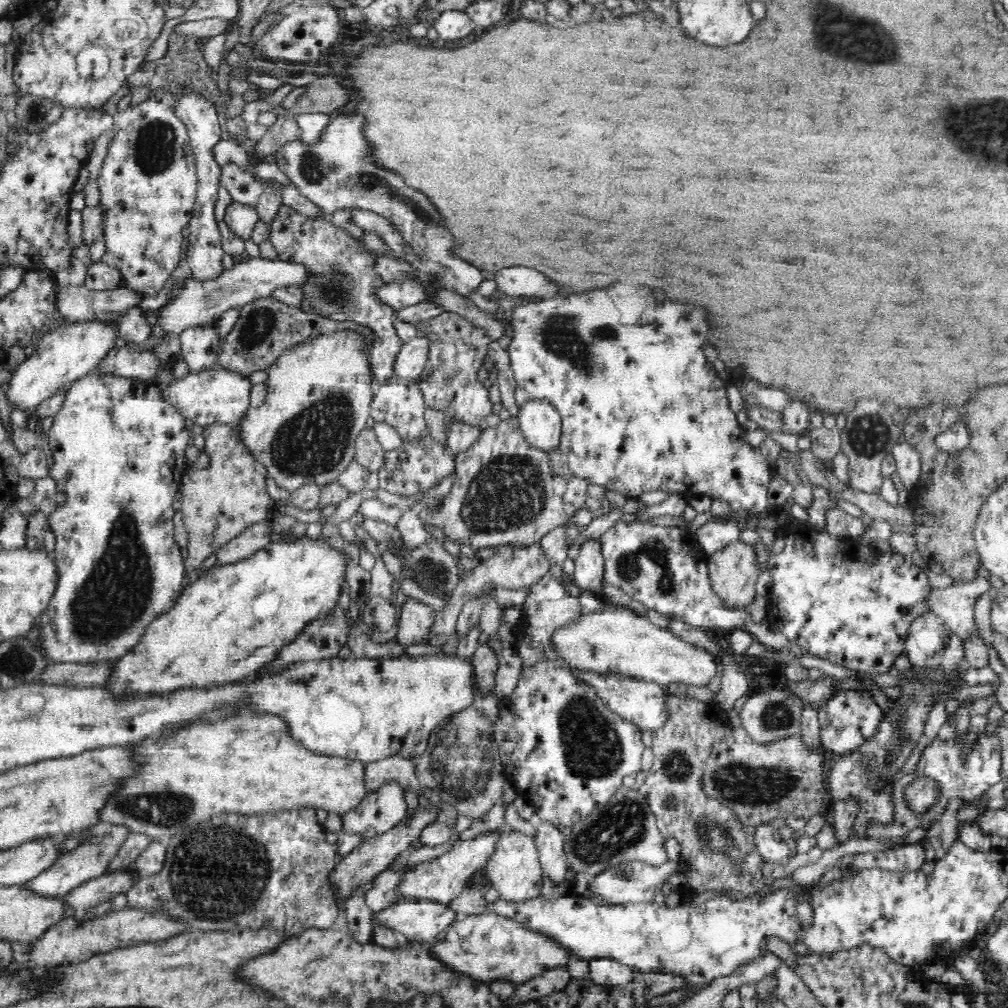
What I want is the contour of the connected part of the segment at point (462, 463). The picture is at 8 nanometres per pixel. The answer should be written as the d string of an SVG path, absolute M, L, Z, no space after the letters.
M517 418L501 421L495 428L483 428L480 439L466 452L455 455L456 479L450 492L444 495L442 501L434 504L434 508L427 506L420 511L419 517L423 524L430 524L440 528L446 540L456 544L468 544L474 550L500 545L528 546L538 543L552 530L567 524L571 516L579 509L585 508L587 498L587 480L572 482L572 502L554 502L552 486L540 486L540 462L544 462L544 451L528 444L522 435Z

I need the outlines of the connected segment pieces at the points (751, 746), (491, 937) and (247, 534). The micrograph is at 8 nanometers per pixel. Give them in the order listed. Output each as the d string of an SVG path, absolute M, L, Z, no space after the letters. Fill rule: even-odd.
M728 728L728 732L712 742L712 748L704 760L704 772L700 776L700 787L706 796L726 805L735 818L745 825L758 827L769 820L778 820L794 815L810 818L828 811L828 795L824 788L824 772L831 760L822 746L817 749L806 749L800 735L794 733L785 739L760 744L752 740L744 729Z
M485 912L455 920L446 931L446 938L432 943L428 954L448 970L481 983L488 984L492 981L525 983L554 966L567 967L571 957L554 940L529 931L526 927L520 926L520 923L494 913Z
M266 521L248 525L236 539L230 540L215 552L217 565L234 564L269 544L271 531Z

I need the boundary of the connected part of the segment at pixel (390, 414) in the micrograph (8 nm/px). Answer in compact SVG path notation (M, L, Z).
M398 378L392 379L378 388L378 393L373 396L373 402L371 403L371 417L375 423L380 422L392 426L403 442L428 436L429 430L424 420L424 413L427 408L420 387L415 381Z

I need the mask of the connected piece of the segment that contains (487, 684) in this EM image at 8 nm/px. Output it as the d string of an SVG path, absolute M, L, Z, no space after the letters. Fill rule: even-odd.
M488 644L479 645L471 658L474 698L484 698L495 692L499 659Z

